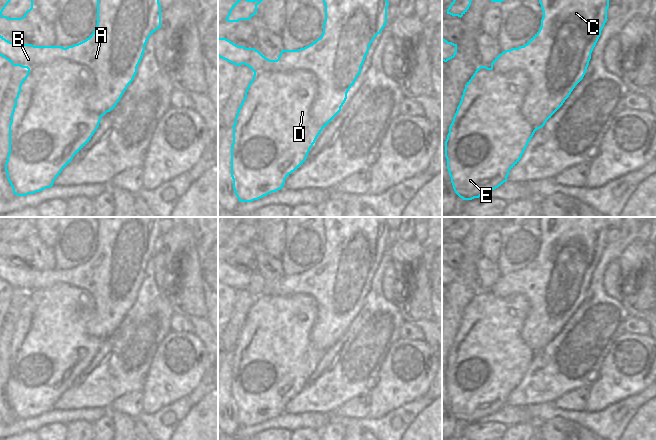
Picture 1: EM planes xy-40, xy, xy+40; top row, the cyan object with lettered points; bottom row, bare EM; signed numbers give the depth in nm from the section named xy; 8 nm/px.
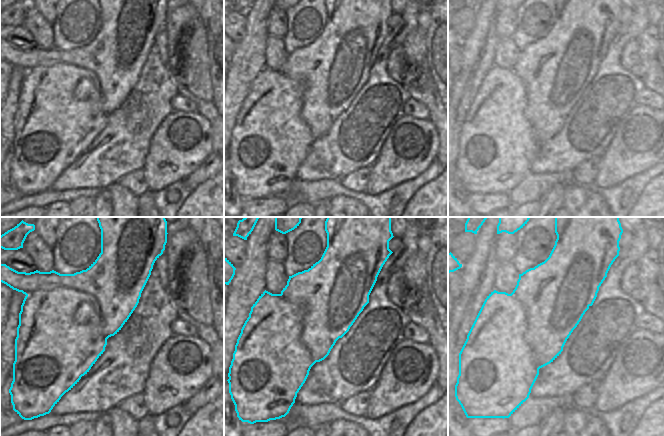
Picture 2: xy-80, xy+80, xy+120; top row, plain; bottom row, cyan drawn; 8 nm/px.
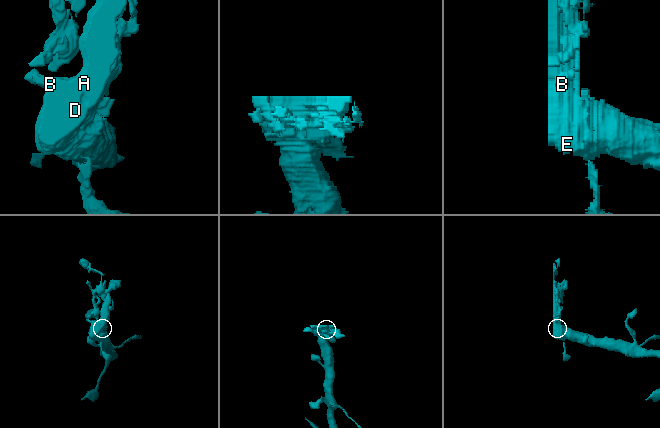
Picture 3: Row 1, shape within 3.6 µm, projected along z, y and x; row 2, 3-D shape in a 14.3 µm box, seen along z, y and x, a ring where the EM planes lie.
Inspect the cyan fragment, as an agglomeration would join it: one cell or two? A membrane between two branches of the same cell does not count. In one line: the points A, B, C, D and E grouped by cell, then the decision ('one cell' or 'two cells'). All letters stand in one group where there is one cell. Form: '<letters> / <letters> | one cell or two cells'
A C / B D E | two cells

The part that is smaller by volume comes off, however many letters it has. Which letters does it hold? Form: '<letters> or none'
A, C

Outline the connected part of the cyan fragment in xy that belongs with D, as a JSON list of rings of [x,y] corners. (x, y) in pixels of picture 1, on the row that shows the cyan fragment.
[[[218,37],[218,56],[236,66],[248,66],[253,72],[245,97],[237,111],[233,125],[233,143],[231,145],[231,177],[233,189],[239,202],[252,202],[283,188],[285,179],[297,170],[307,159],[307,155],[321,131],[336,116],[331,110],[336,102],[328,102],[322,112],[314,112],[318,120],[312,118],[311,105],[317,95],[319,83],[317,77],[308,70],[276,72],[272,69],[276,60],[266,58],[255,48],[238,46],[226,38]]]

